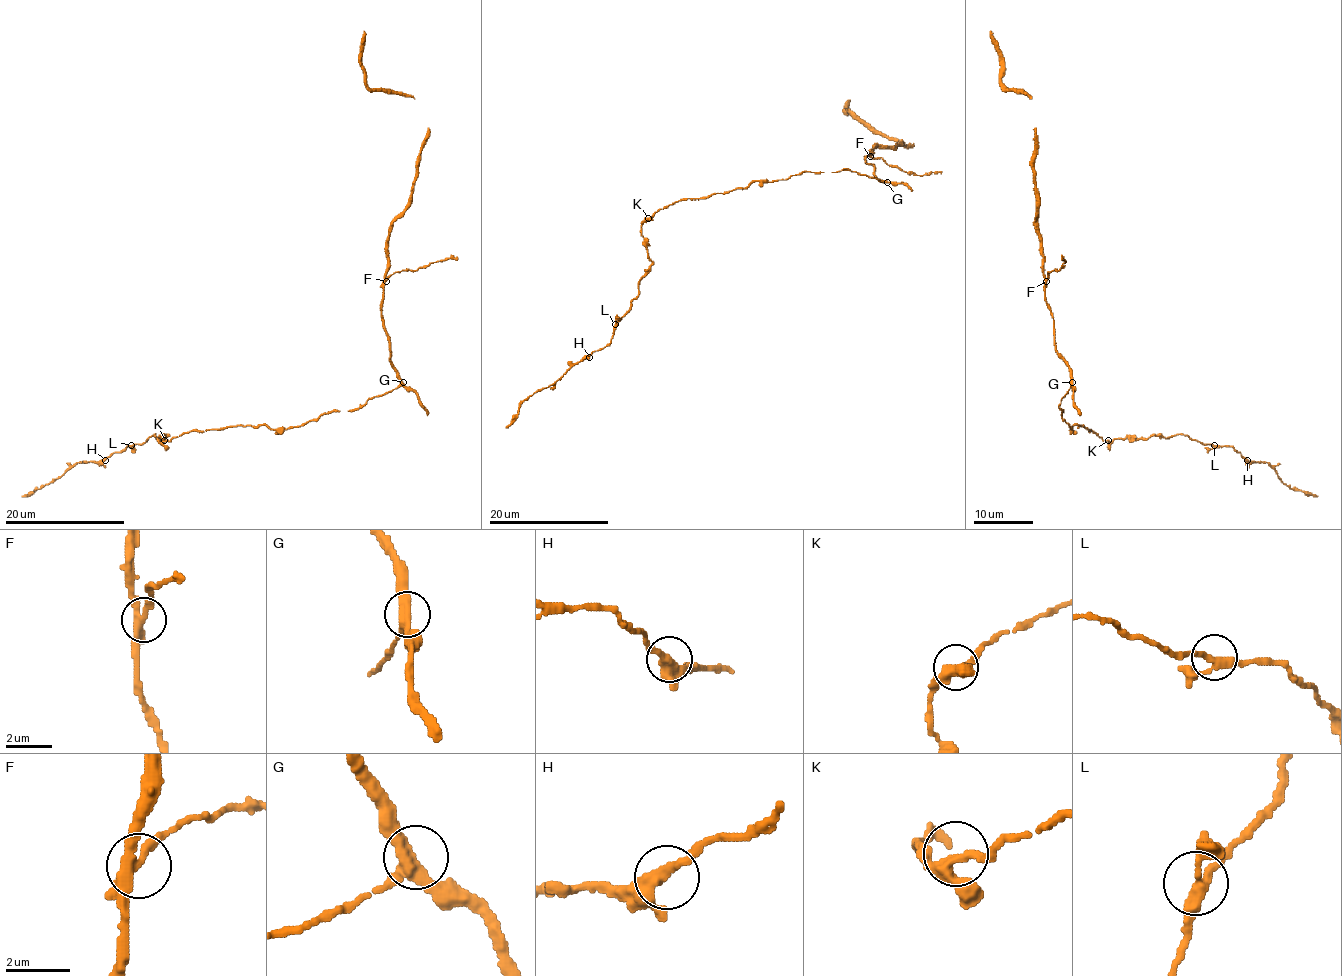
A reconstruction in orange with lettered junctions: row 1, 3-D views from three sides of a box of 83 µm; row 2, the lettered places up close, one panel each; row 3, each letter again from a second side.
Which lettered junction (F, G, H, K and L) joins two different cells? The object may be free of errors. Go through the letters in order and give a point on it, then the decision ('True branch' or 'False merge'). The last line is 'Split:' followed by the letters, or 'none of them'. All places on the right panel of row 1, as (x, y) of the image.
F: Place: (1046, 281). False merge
G: Place: (1072, 382). True branch
H: Place: (1247, 460). True branch
K: Place: (1108, 440). True branch
L: Place: (1214, 445). True branch
Split: F

